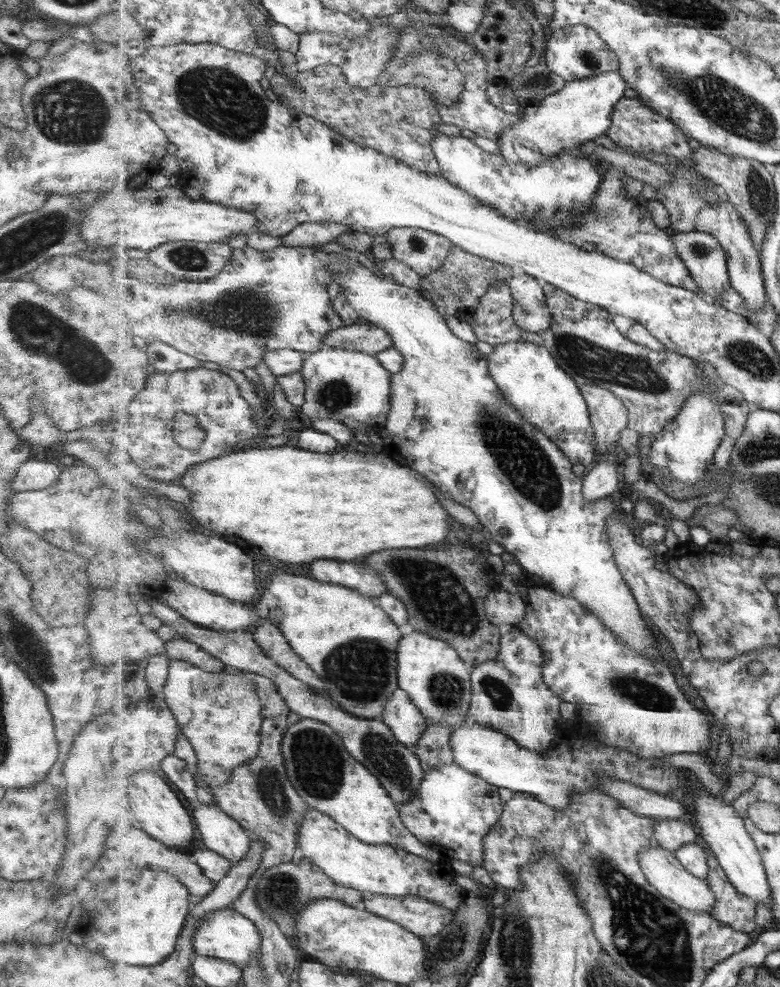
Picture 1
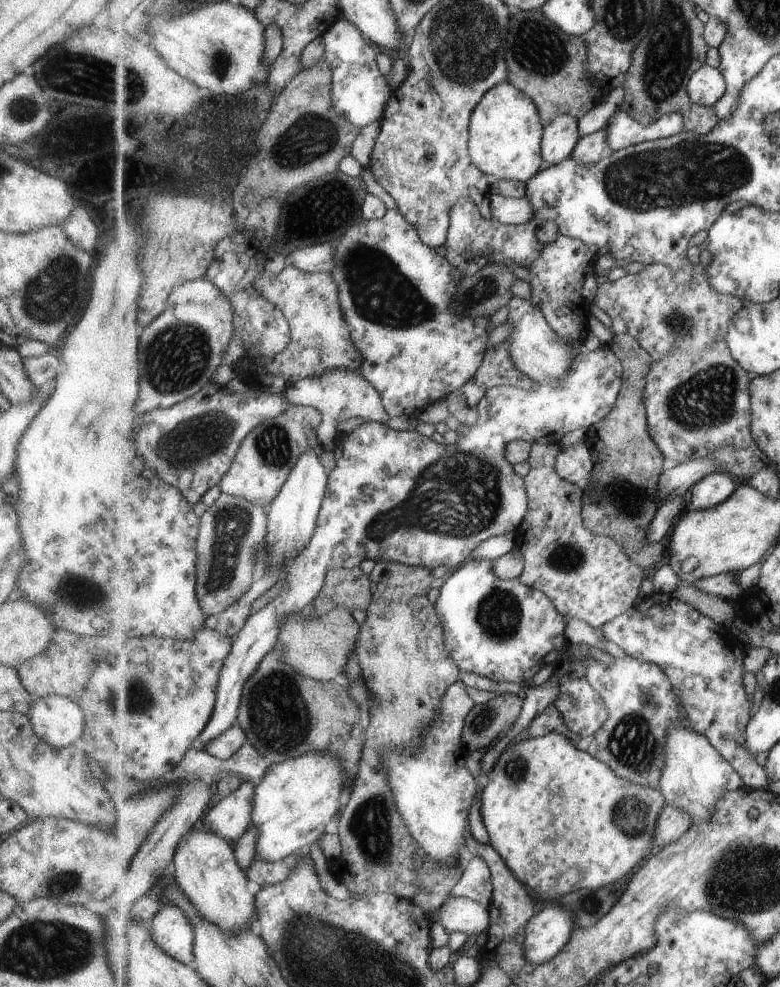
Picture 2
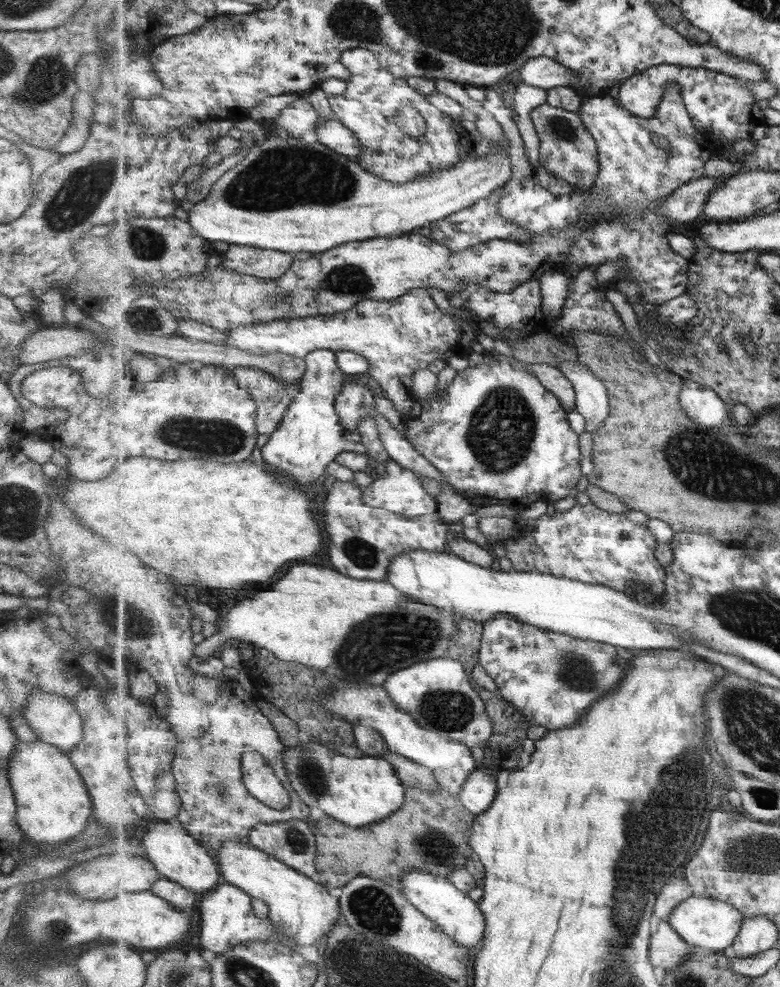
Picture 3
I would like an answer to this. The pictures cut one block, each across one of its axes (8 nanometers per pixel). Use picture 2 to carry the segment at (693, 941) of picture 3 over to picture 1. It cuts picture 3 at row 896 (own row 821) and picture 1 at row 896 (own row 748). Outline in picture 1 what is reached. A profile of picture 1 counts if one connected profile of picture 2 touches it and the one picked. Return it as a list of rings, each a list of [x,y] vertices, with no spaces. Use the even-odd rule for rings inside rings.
[[[653,844],[651,848],[640,851],[640,865],[643,867],[649,883],[652,883],[661,895],[672,899],[679,906],[697,912],[707,912],[716,905],[717,897],[712,888],[709,887],[707,880],[697,878],[691,871],[688,871],[673,851]]]

